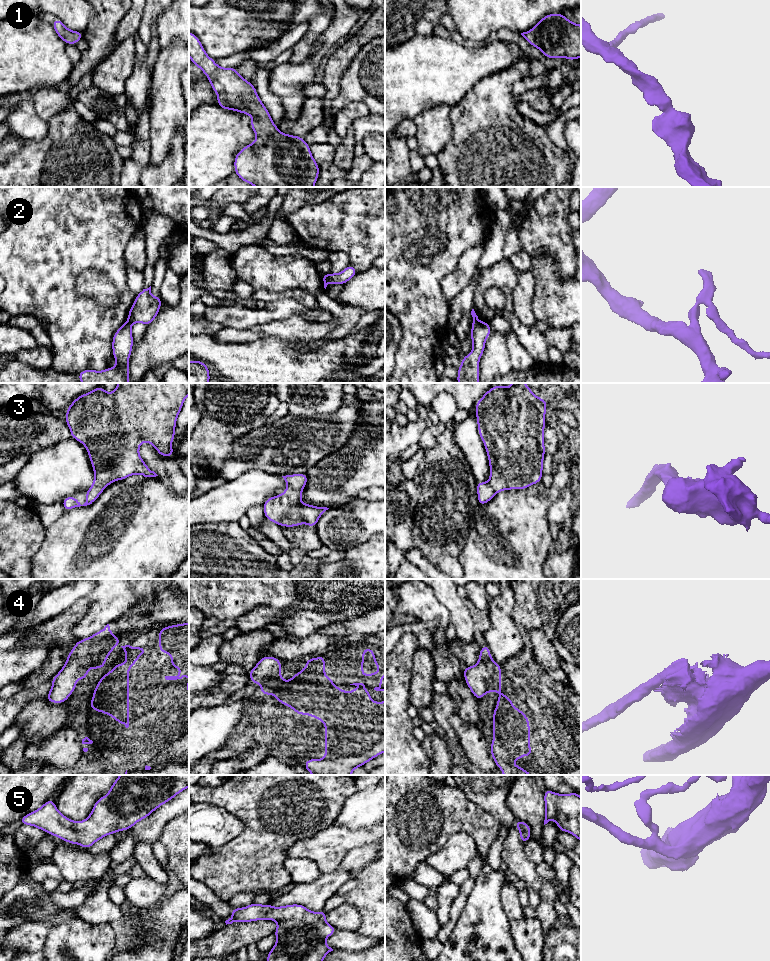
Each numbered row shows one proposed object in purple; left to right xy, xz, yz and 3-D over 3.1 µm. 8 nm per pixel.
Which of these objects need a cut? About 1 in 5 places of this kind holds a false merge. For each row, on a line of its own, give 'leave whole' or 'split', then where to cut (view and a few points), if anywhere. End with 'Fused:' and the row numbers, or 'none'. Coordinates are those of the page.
1: leave whole | no cut
2: split | xy (127, 320), (131, 323)
3: leave whole | no cut
4: split | yz (471, 679), (483, 679), (487, 691)
5: leave whole | no cut
Fused: 2, 4

